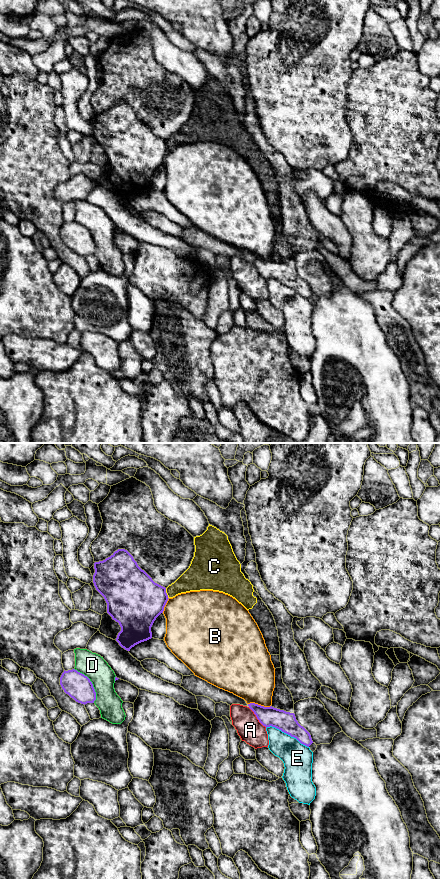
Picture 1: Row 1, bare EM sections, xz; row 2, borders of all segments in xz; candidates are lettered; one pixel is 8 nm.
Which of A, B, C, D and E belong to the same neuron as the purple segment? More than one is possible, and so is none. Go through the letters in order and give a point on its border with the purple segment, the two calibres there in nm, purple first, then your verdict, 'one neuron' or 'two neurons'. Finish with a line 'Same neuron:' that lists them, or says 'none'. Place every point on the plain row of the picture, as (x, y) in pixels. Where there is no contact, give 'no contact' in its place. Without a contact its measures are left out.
A: xz (257, 270) | 160/200 nm | two neurons
B: xz (259, 257) | 160/380 nm | two neurons
C: xz (166, 145) | 420/190 nm | two neurons
D: xz (91, 235) | 200/200 nm | two neurons
E: xz (287, 285) | 160/240 nm | two neurons
Same neuron: none

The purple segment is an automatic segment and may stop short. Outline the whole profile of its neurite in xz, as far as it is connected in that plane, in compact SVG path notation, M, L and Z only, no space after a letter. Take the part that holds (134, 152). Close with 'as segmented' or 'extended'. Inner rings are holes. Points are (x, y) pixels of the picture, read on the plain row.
M118 101L105 112L95 114L94 121L94 138L107 155L107 165L121 179L116 190L119 197L130 203L135 197L151 191L151 179L169 151L166 140L155 135L125 101Z; as segmented

